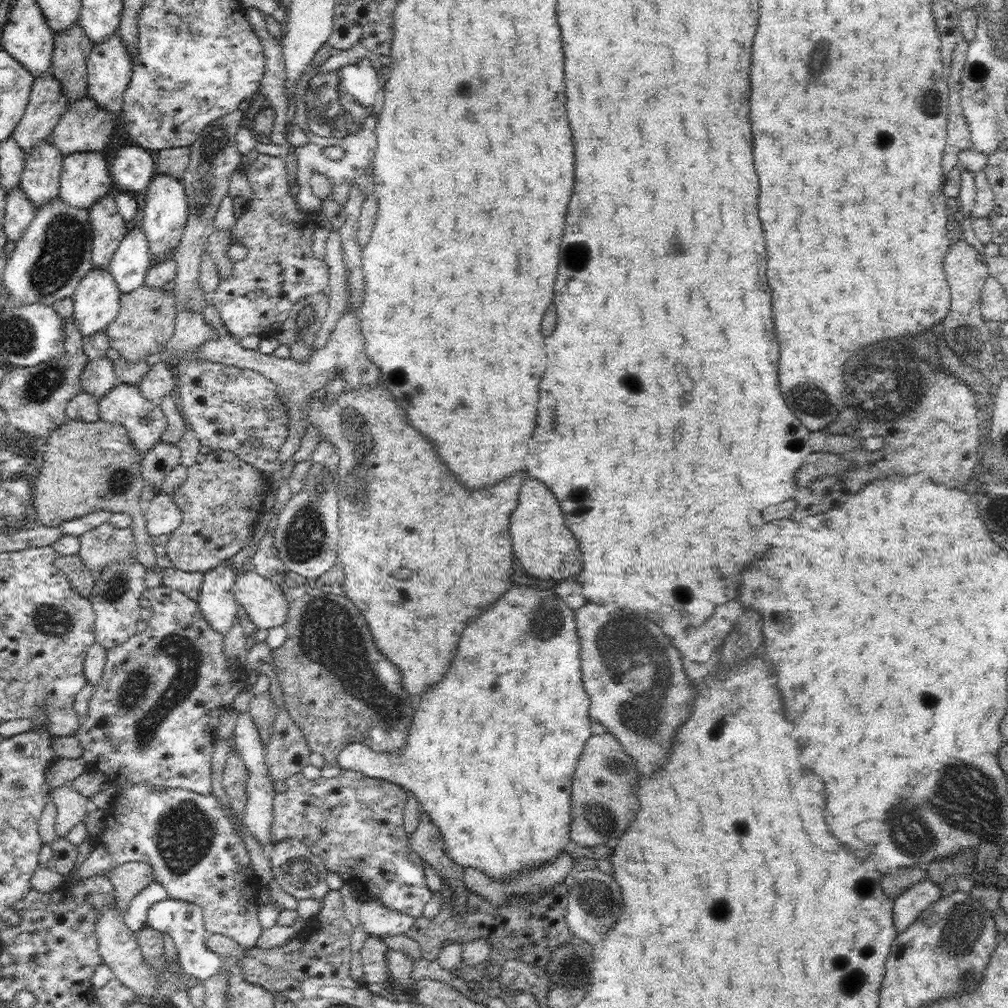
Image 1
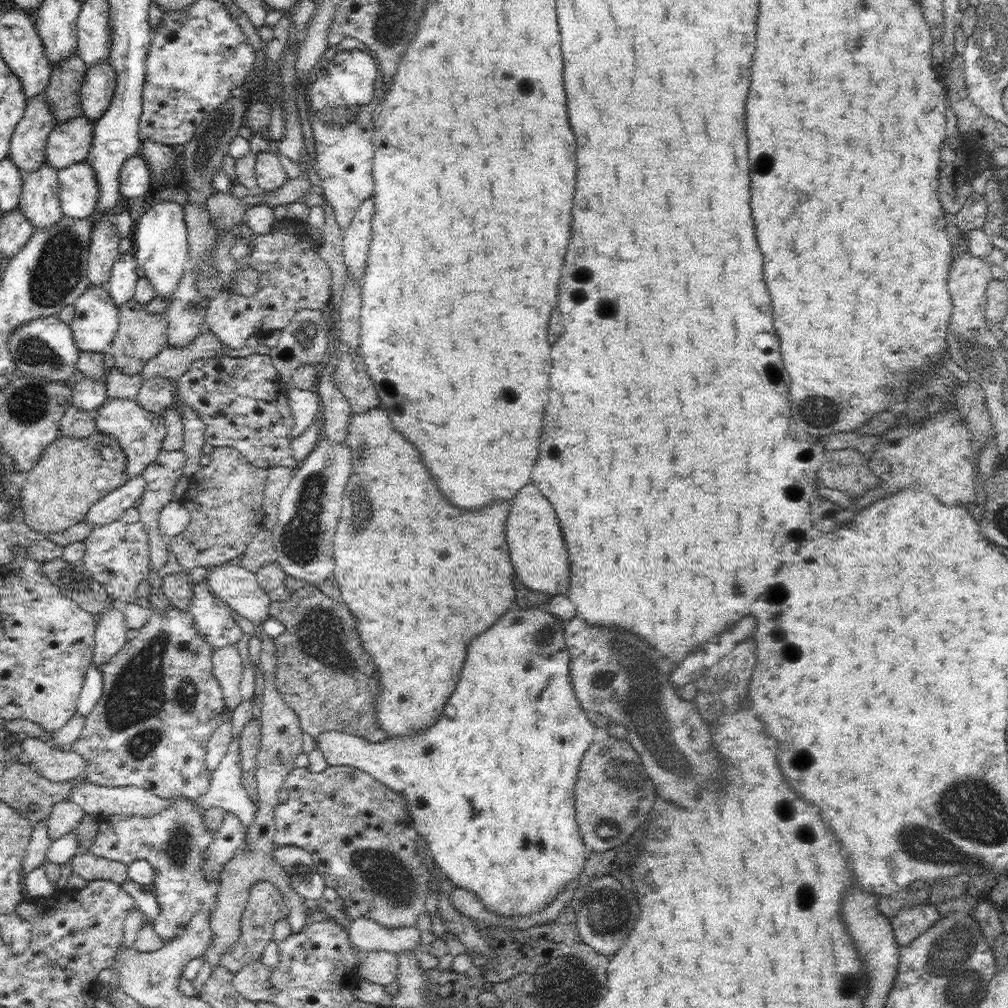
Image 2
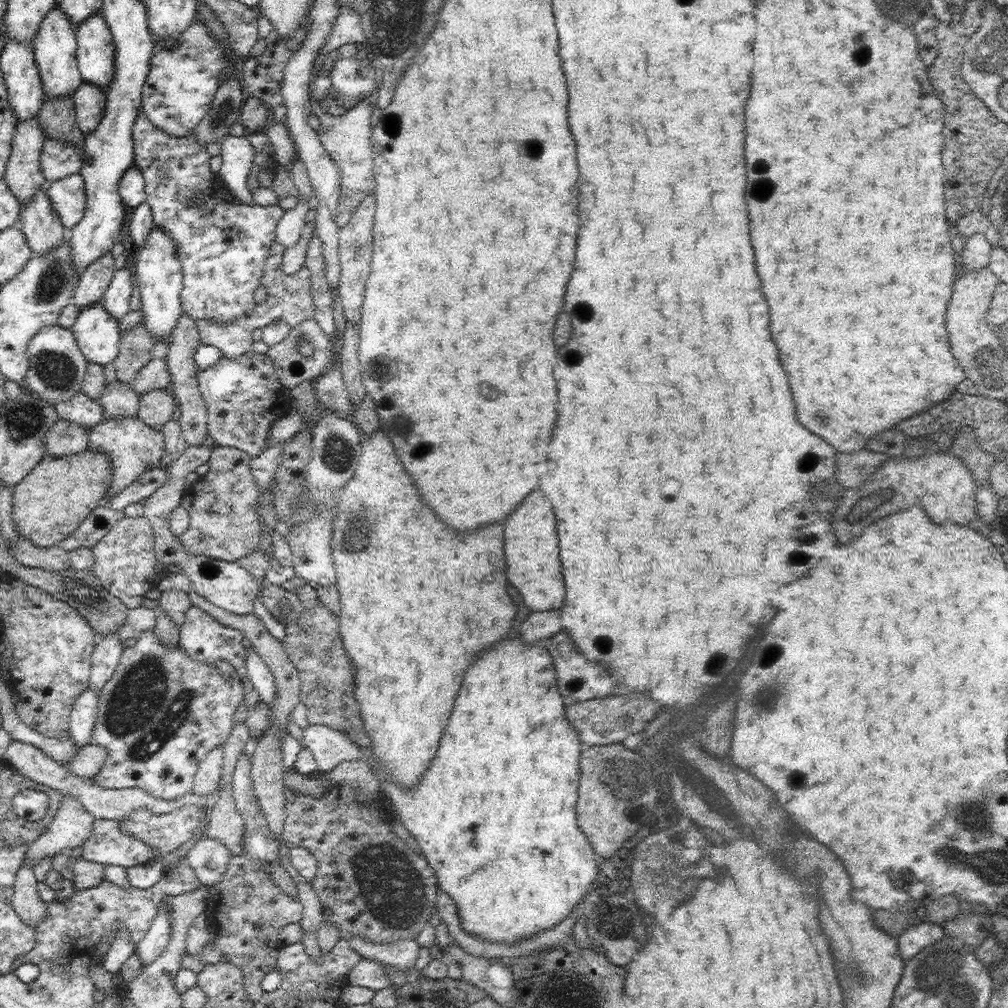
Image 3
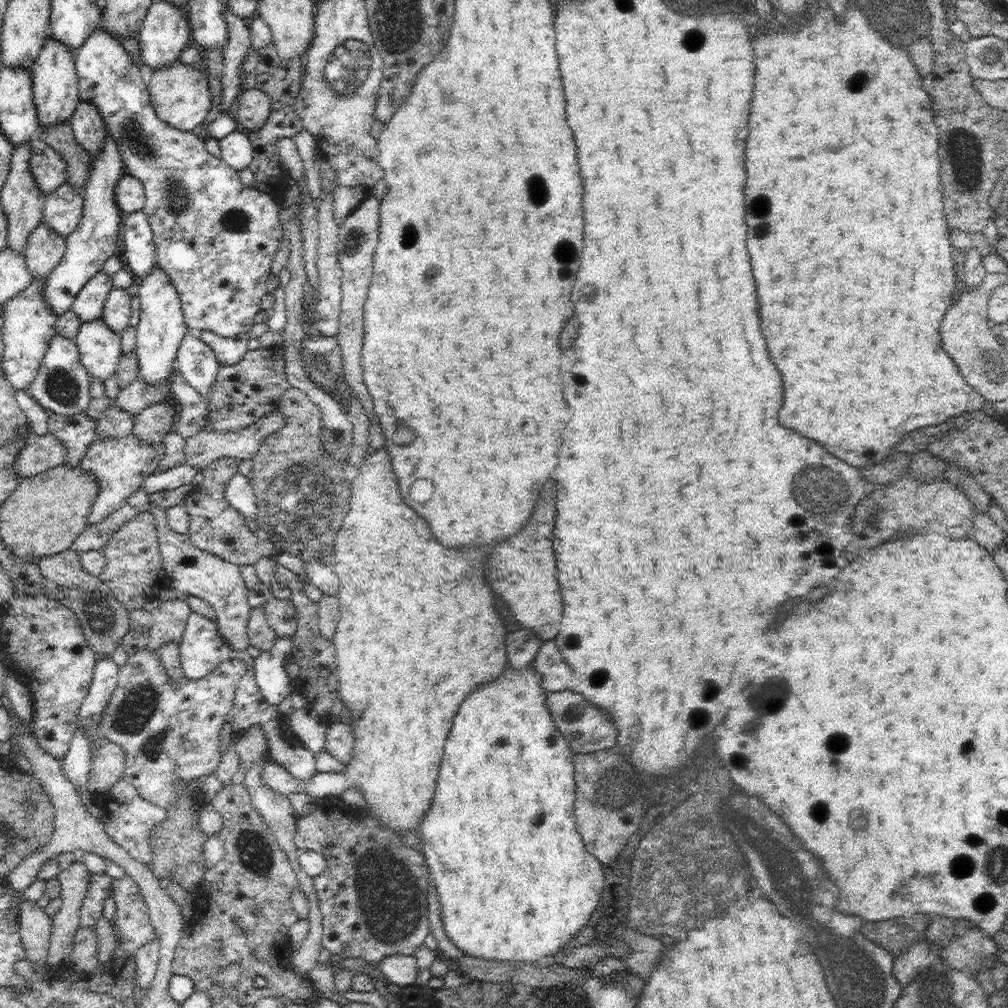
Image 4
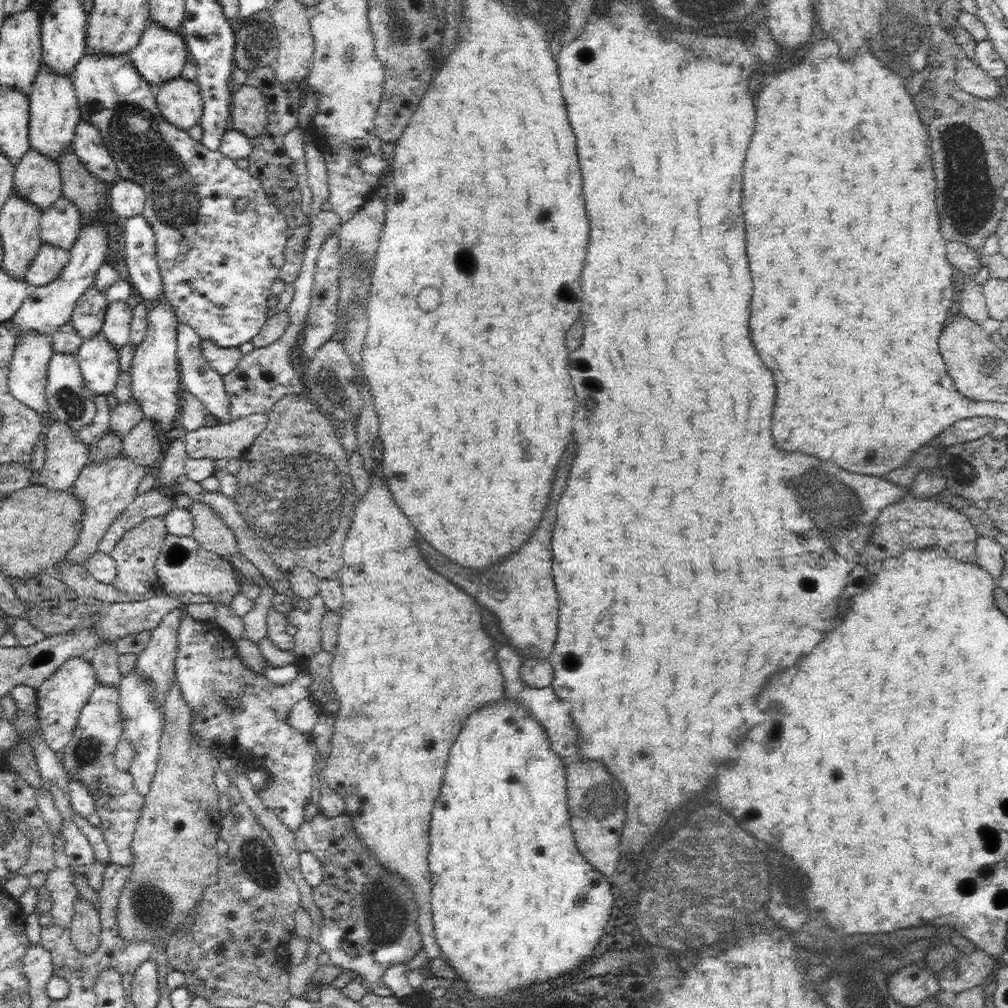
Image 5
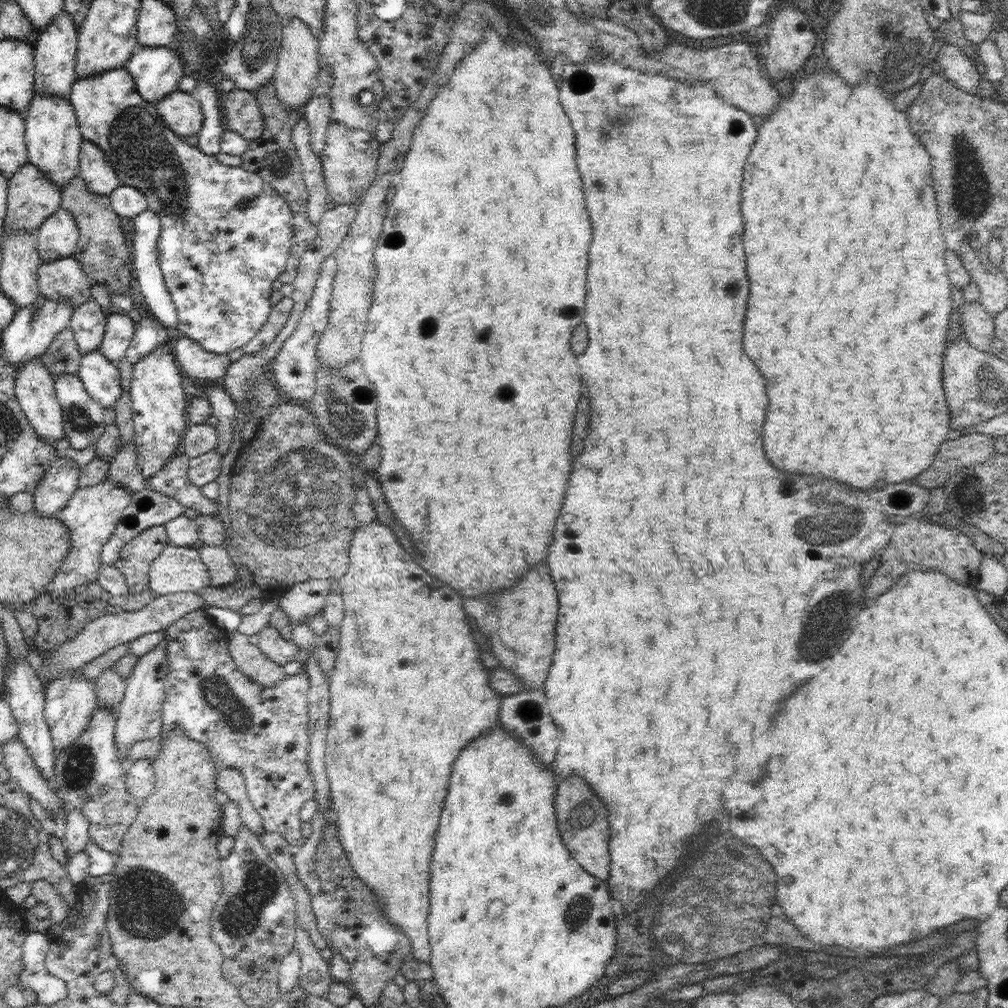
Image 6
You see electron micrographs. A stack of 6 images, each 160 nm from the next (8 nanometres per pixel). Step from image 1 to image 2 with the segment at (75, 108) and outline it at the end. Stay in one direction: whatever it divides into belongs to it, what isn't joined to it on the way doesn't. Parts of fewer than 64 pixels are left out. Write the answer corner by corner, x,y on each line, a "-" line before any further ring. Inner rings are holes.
83,114
56,123
47,138
45,162
60,171
85,160
92,146
94,125

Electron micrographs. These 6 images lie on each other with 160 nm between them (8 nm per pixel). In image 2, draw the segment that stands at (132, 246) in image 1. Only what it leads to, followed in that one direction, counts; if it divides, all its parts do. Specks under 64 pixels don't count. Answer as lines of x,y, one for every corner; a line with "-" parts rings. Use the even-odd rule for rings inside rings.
134,252
119,255
111,268
110,280
105,284
105,289
110,293
114,304
120,308
135,295
135,288
141,271

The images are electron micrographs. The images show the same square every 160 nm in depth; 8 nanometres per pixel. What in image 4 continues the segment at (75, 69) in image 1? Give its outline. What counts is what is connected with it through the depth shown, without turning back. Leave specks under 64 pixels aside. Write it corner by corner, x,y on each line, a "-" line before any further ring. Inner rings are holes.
70,120
52,126
40,126
38,138
64,159
68,167
67,182
78,189
84,188
90,178
93,157
75,139

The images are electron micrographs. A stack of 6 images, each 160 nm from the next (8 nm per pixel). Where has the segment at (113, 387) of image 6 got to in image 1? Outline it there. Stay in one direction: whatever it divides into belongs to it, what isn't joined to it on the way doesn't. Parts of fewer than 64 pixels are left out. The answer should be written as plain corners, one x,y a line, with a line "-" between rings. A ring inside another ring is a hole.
94,265
73,294
73,319
83,337
107,329
119,313
120,295
110,271

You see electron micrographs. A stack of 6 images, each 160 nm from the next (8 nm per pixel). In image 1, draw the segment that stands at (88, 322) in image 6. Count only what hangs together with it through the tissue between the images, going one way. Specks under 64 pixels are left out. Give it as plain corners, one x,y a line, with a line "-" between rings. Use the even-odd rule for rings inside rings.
106,195
89,208
93,228
91,259
95,266
107,267
130,228
119,213
115,198

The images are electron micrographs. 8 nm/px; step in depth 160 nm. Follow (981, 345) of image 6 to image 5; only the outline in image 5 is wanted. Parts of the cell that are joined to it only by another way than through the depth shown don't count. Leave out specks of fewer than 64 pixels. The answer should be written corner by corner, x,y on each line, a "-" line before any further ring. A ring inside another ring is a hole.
973,276
967,279
962,290
956,295
956,309
982,327
982,322
990,318
985,303
982,285
974,282

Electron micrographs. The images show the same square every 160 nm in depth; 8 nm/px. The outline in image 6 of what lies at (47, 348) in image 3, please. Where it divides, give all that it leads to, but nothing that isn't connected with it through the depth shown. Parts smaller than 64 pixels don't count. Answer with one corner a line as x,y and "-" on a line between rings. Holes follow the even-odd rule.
79,374
54,378
54,390
62,408
65,437
70,447
84,450
96,445
104,431
105,409
84,389

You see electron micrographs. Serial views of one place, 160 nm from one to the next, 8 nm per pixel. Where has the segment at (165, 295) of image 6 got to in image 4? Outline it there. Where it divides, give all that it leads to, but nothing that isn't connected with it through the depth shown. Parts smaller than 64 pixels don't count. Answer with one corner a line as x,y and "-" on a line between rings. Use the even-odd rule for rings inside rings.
143,210
124,215
123,223
125,252
121,255
127,262
128,270
140,281
146,278
157,264
157,246
153,230
-
190,335
181,342
175,362
188,384
209,400
210,390
222,365
212,348
198,335

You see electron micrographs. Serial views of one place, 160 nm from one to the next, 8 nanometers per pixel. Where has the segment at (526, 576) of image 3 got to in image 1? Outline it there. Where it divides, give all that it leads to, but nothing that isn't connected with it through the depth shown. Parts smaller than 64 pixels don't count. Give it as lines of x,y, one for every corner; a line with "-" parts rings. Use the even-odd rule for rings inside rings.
526,480
519,494
520,502
510,518
510,534
512,534
513,555
521,564
521,570
542,580
555,580
557,583
567,578
577,578
582,570
582,556
572,532
566,524
566,517
560,509
560,502
552,491
541,480

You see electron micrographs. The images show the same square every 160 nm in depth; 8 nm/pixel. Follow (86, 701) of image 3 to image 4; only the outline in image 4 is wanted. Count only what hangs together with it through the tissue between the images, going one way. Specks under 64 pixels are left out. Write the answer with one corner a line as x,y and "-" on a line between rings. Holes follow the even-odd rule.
77,723
68,752
61,760
65,777
77,786
84,796
89,796
88,779
92,764
91,740

